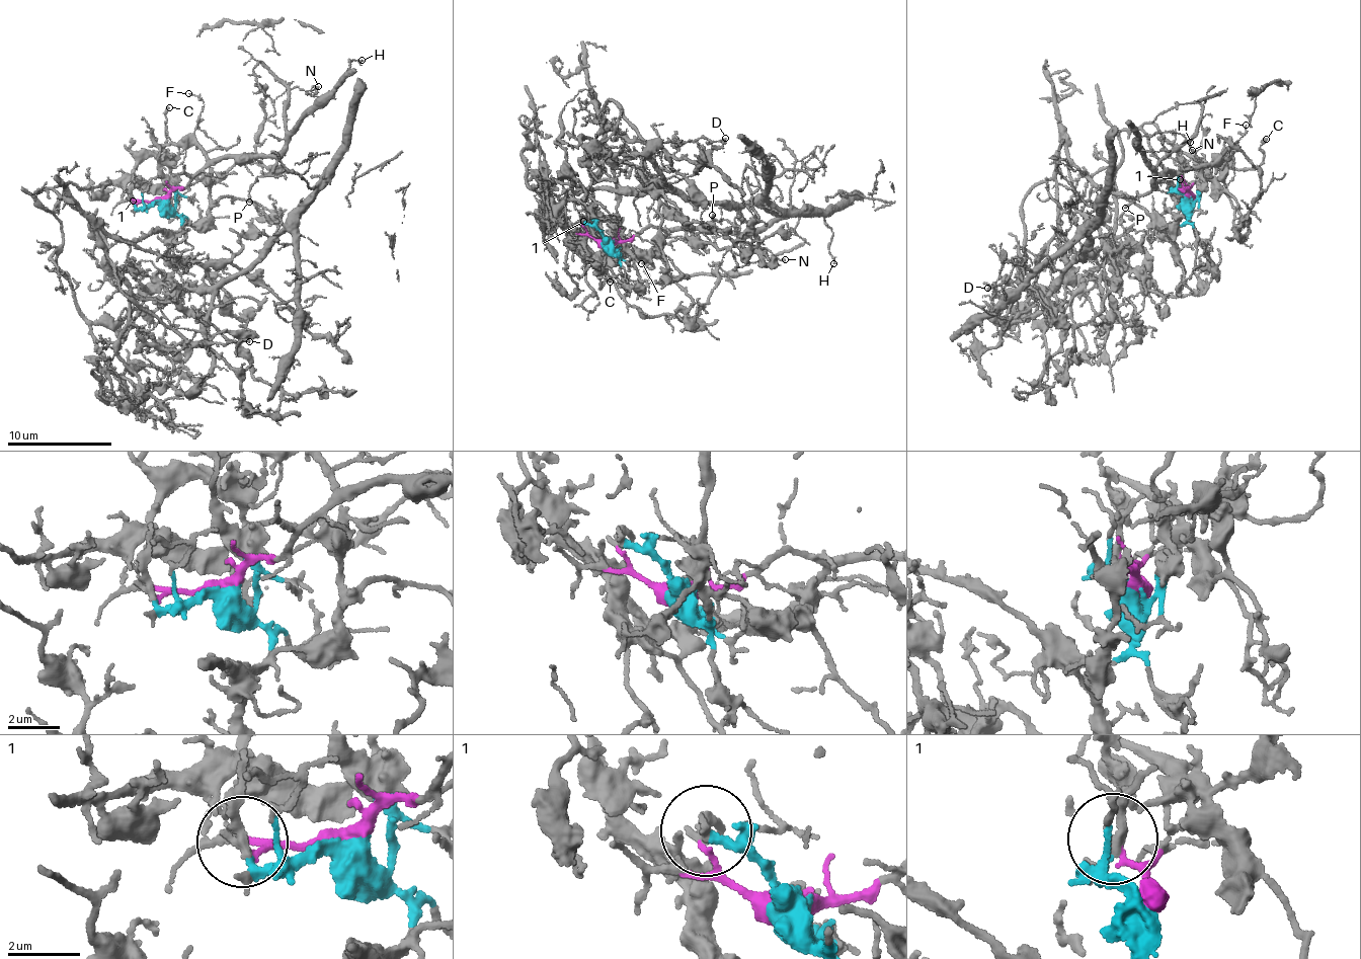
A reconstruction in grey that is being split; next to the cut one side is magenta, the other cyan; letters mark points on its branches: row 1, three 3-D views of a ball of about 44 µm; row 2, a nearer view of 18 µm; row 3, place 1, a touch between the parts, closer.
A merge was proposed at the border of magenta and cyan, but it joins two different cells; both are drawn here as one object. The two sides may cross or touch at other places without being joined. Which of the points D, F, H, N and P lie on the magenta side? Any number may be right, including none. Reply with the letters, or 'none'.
F, H, N, P

